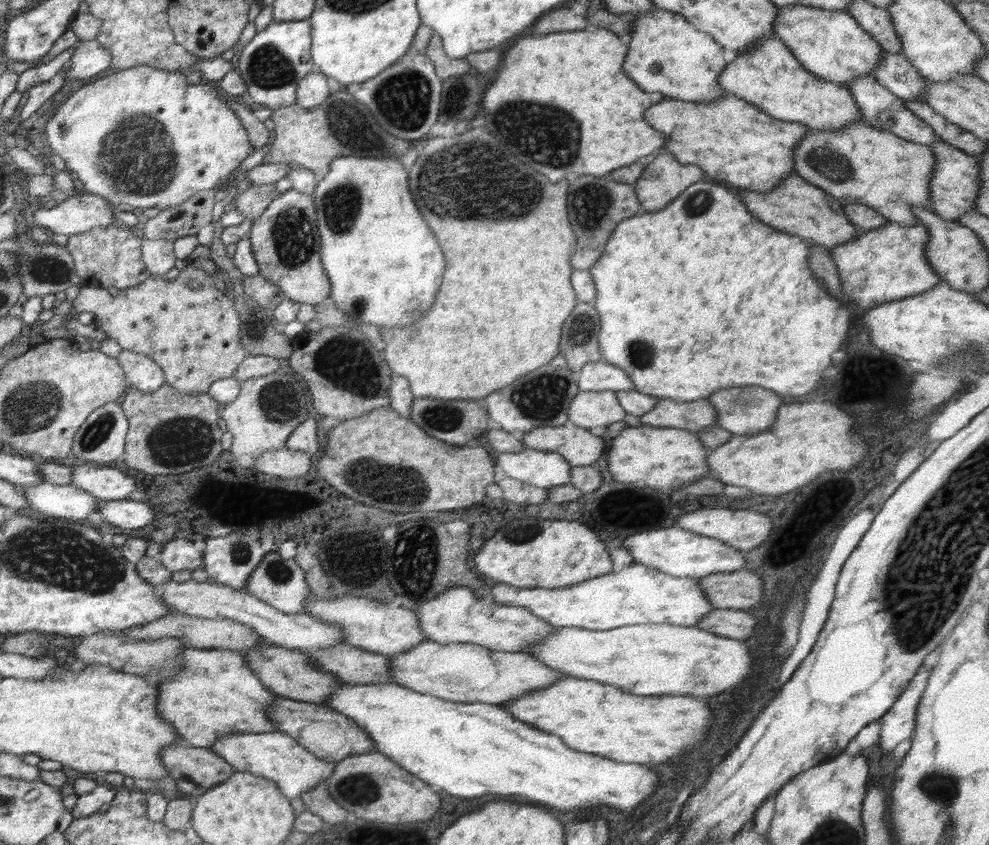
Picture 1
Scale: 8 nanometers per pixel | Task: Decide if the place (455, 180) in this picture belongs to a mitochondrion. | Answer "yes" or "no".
yes

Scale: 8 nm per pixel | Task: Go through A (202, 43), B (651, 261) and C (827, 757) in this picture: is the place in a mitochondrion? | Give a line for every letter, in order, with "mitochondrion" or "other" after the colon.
A: other
B: other
C: other

